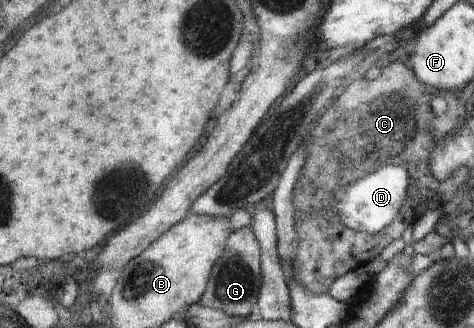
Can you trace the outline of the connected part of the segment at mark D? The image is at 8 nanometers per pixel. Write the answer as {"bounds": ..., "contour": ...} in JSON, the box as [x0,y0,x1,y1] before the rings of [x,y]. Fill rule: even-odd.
{"bounds":[334,165,409,234],"contour":[[[386,165],[342,188],[334,196],[334,212],[340,222],[352,230],[376,234],[397,216],[409,193],[409,172],[402,165]]]}

